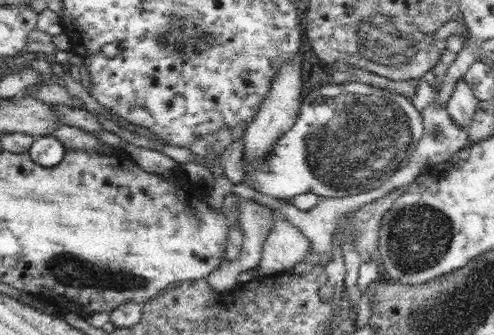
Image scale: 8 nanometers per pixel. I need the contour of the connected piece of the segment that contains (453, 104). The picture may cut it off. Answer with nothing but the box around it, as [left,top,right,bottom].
[447,77,478,129]

